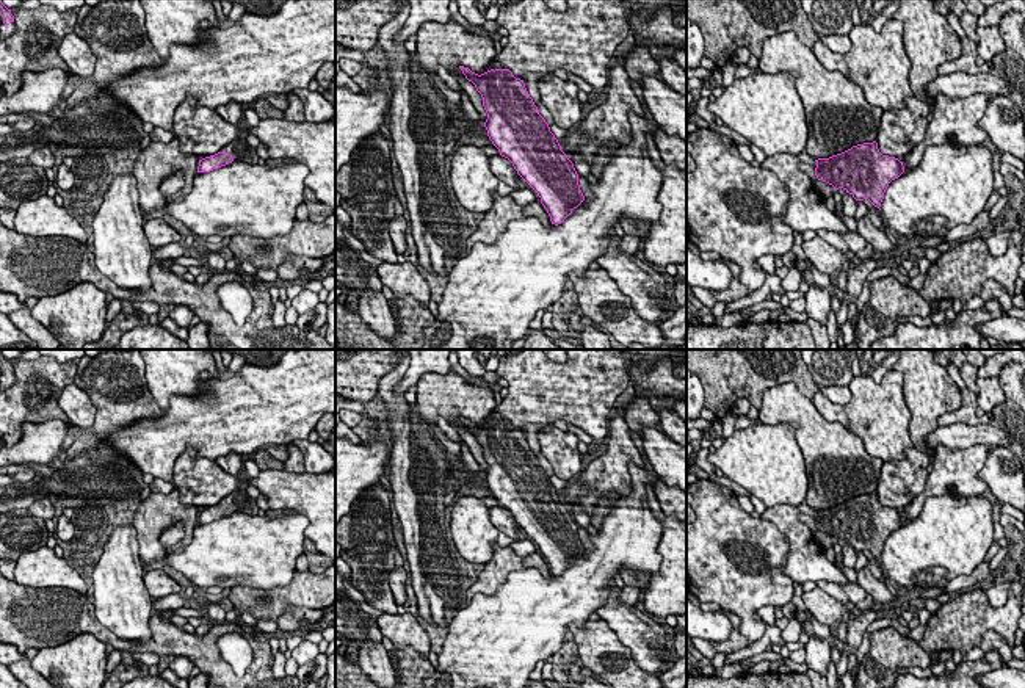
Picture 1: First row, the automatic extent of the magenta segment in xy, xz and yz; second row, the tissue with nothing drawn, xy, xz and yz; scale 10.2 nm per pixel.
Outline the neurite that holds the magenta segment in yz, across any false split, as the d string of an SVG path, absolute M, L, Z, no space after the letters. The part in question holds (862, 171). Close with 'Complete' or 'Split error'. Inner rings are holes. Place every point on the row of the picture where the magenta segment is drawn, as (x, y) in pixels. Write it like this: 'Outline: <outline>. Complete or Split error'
Outline: M876 141L857 144L842 154L815 161L818 180L835 190L843 188L856 201L868 199L878 208L889 183L904 172L903 161L882 155Z. Complete

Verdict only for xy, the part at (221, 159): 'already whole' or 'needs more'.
needs more

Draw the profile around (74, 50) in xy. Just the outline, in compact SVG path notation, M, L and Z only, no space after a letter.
M69 33L61 41L58 55L67 64L72 74L92 75L96 67L96 55L85 39L77 33Z

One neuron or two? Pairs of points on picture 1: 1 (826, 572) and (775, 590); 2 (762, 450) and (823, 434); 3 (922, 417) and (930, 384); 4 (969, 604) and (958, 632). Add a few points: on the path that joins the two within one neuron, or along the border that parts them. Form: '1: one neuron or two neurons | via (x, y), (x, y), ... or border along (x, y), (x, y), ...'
1: two neurons | border along (789, 546), (784, 571), (795, 582)
2: two neurons | border along (762, 423), (796, 427), (795, 441), (807, 475)
3: one neuron | via (925, 409), (928, 392)
4: one neuron | via (969, 610), (969, 615), (958, 626)

